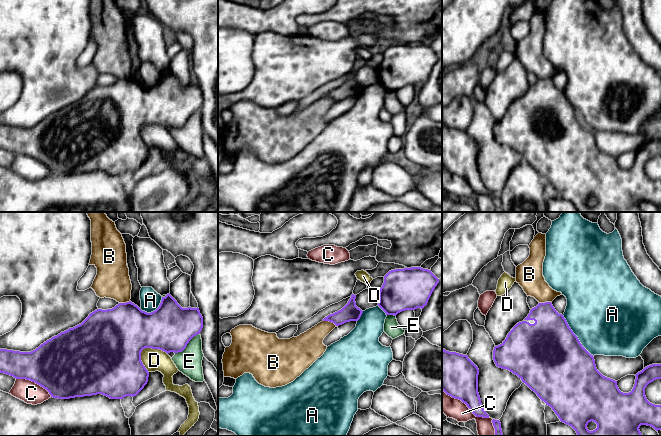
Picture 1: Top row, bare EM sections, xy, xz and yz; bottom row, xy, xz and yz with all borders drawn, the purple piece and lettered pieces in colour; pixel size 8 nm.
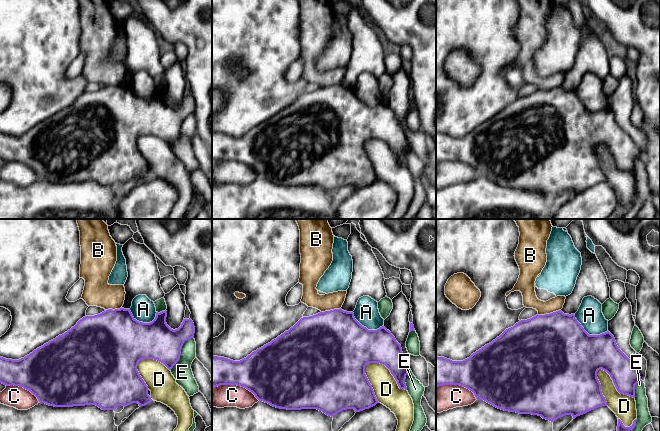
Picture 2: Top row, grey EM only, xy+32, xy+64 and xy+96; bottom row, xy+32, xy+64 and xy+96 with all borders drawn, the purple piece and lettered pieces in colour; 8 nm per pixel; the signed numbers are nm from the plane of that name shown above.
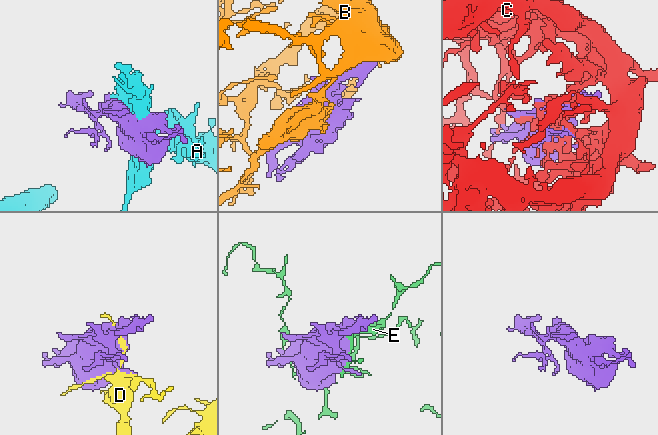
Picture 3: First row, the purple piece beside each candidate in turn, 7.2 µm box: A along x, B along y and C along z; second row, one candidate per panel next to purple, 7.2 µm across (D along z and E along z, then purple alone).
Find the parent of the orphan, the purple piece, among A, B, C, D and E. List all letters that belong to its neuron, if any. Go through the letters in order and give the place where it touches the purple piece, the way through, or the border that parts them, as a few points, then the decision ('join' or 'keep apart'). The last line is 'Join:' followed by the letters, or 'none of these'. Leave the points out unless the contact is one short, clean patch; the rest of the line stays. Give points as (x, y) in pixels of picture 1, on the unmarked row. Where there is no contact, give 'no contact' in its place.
A: yz (576, 112) | keep apart
B: xz (330, 97) | join
C: yz (466, 180) | keep apart
D: xy (149, 123) | keep apart
E: xy (187, 119) | keep apart
Join: B

